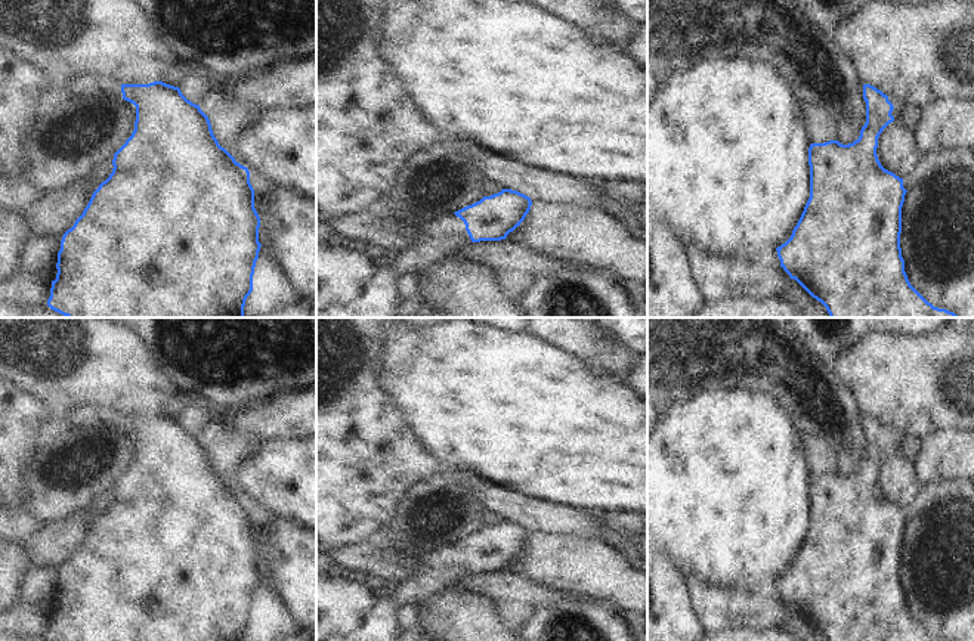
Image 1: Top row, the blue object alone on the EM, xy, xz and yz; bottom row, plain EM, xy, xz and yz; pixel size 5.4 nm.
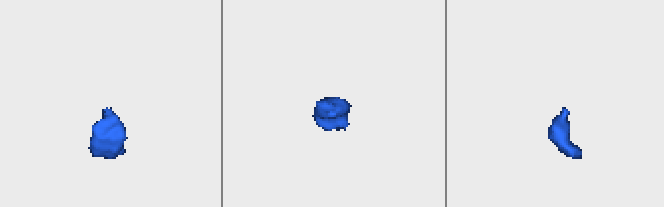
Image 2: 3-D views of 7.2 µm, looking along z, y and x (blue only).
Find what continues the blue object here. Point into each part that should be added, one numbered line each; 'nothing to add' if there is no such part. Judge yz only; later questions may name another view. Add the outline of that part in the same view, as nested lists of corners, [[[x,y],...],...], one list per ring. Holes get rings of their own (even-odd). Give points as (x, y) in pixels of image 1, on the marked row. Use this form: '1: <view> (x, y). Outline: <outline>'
1: yz (899, 104). Outline: [[[888,96],[888,100],[894,106],[891,115],[894,117],[894,120],[899,120],[899,115],[902,114],[903,108],[906,106],[905,99],[903,97],[897,97],[897,96]]]

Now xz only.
1: xz (438, 238). Outline: [[[445,214],[421,224],[418,239],[398,256],[392,269],[398,276],[409,273],[420,278],[464,244],[471,244],[464,222],[455,214]]]

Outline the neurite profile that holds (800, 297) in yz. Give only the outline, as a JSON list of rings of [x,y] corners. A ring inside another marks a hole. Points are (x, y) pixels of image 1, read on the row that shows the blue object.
[[[791,279],[791,300],[807,318],[831,318],[826,307],[813,298],[795,279]]]

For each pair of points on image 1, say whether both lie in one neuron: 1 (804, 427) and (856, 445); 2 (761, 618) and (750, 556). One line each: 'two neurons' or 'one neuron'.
1: one neuron
2: two neurons

